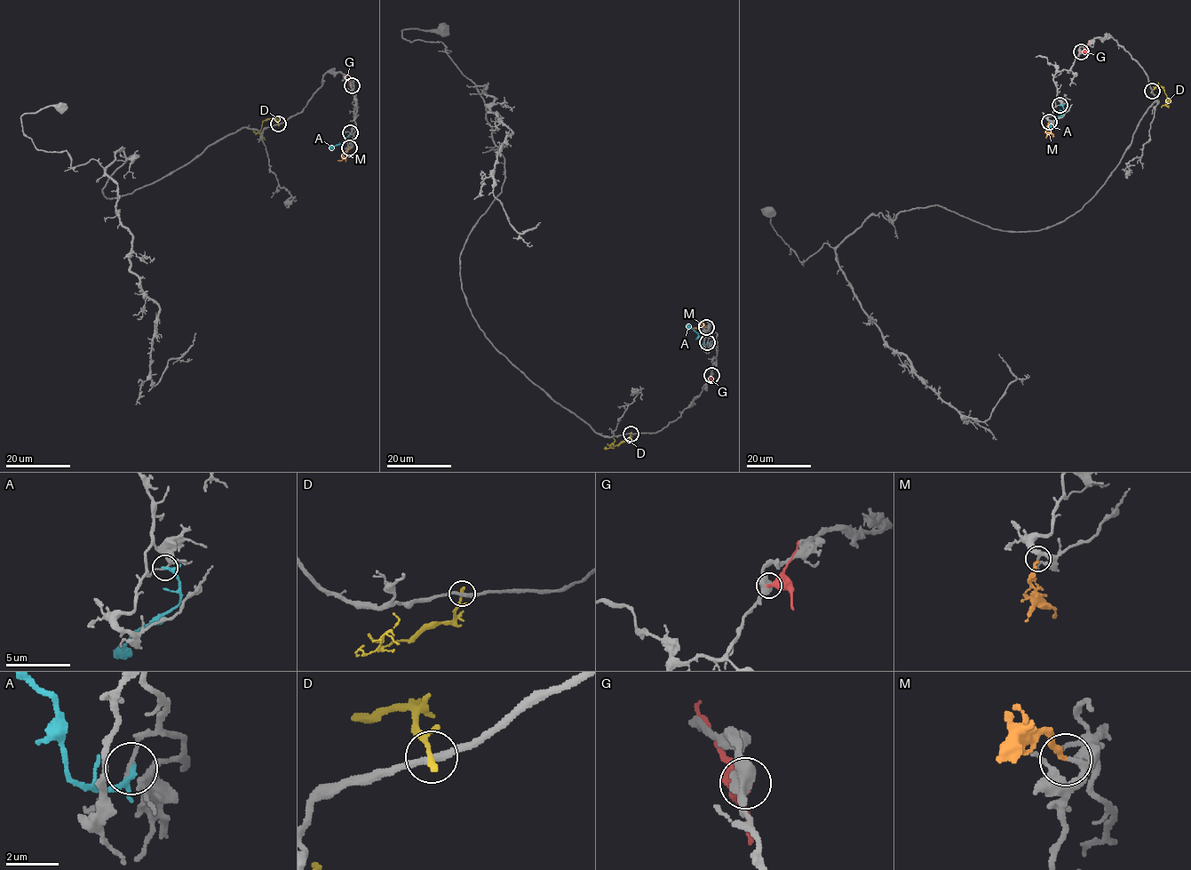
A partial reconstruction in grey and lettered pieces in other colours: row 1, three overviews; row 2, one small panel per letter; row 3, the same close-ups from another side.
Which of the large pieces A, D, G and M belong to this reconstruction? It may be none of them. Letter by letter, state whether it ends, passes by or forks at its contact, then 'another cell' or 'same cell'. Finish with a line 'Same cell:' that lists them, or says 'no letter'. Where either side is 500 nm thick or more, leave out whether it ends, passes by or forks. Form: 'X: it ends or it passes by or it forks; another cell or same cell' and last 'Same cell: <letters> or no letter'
A: it passes by; another cell
D: it ends; another cell
G: it ends; another cell
M: it ends; same cell
Same cell: M

